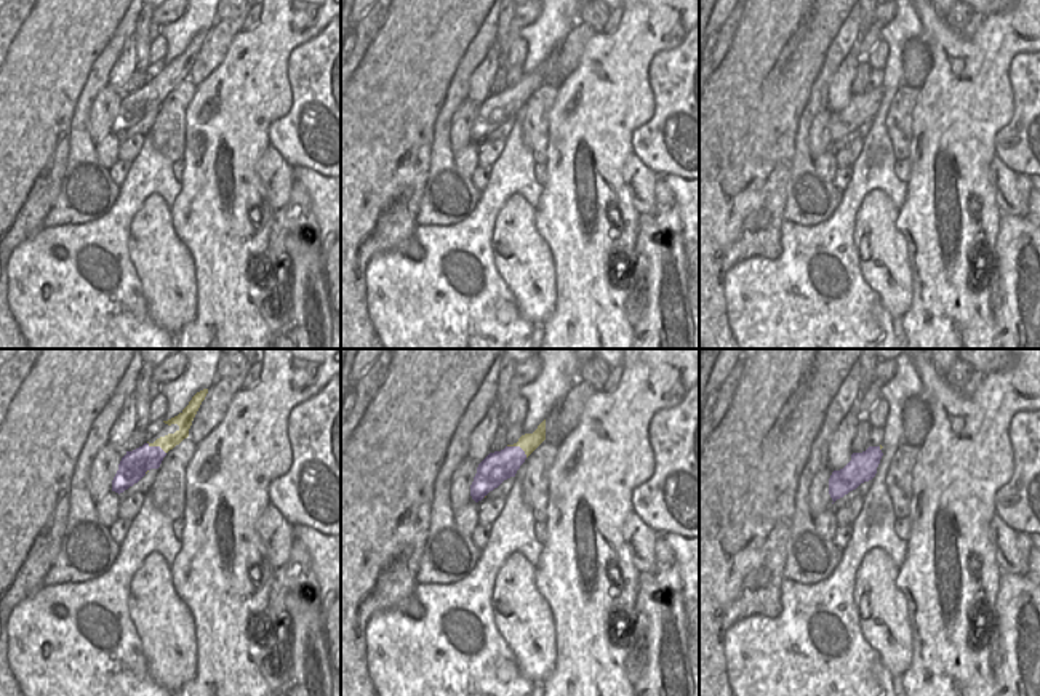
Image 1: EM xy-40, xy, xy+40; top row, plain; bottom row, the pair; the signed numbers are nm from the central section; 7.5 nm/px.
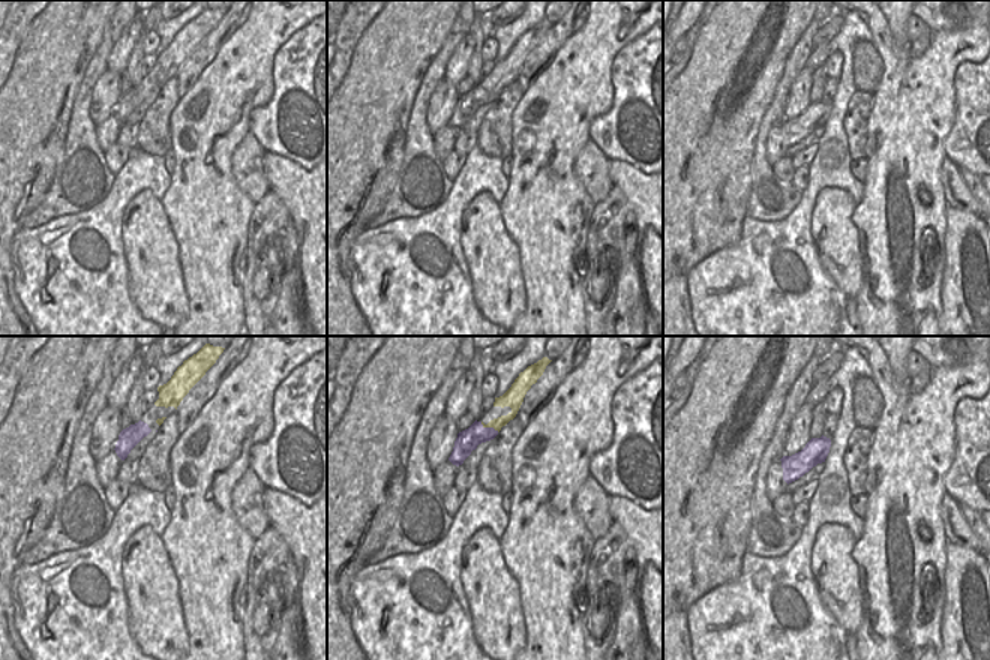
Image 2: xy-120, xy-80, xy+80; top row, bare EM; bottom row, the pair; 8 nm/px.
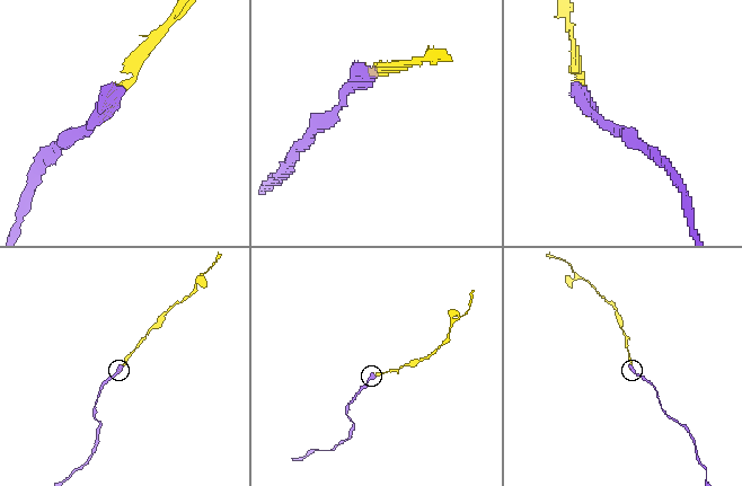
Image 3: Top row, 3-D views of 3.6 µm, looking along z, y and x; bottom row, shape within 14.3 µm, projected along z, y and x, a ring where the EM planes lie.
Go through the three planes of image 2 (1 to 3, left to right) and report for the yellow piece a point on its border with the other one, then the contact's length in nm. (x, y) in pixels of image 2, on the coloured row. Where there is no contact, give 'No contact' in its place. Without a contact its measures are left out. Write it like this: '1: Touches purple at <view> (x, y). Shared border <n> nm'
1: No contact
2: Touches purple at xy-80 (489, 428). Shared border 170 nm
3: No contact.

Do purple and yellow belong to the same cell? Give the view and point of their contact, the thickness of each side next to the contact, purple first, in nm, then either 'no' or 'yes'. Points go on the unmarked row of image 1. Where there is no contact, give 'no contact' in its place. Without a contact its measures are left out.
meets purple in xy at (519, 88); 220 nm thick on the purple side, 140 nm on the other; yes

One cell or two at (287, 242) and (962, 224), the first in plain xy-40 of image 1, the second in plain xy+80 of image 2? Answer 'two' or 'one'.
one

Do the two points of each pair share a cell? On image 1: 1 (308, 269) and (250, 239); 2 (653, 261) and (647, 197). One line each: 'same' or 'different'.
1: different
2: different

